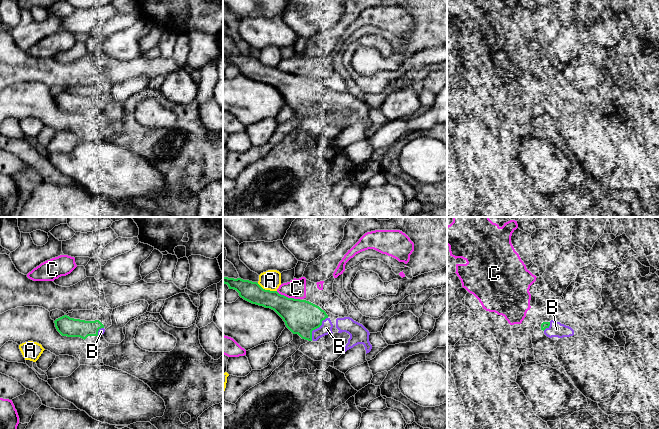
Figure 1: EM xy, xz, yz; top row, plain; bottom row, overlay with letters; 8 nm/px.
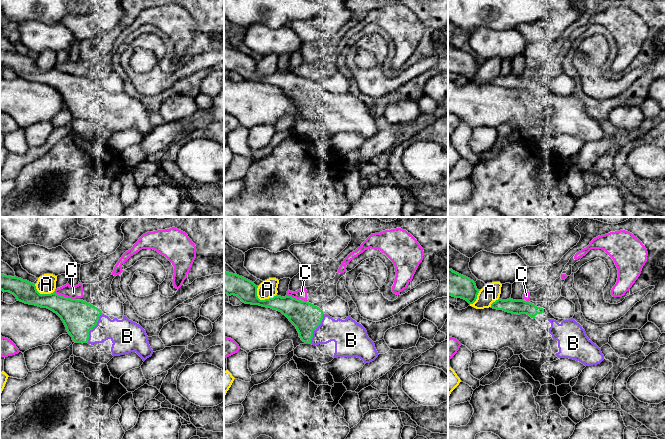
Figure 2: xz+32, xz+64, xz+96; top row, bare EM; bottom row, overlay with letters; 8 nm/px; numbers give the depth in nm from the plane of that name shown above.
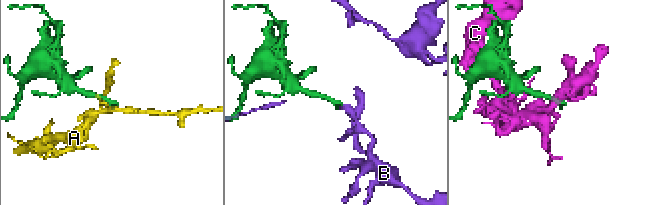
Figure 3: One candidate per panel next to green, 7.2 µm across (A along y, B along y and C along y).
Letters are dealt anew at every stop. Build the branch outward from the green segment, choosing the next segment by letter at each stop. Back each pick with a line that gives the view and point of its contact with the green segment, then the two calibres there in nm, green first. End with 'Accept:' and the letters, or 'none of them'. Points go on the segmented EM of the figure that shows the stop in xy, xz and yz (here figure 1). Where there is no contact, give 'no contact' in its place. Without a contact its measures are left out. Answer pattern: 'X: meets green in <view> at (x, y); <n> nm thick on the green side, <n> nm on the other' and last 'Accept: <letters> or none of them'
B: meets green in xz at (316, 328); 280 nm thick on the green side, 100 nm on the other
Accept: B

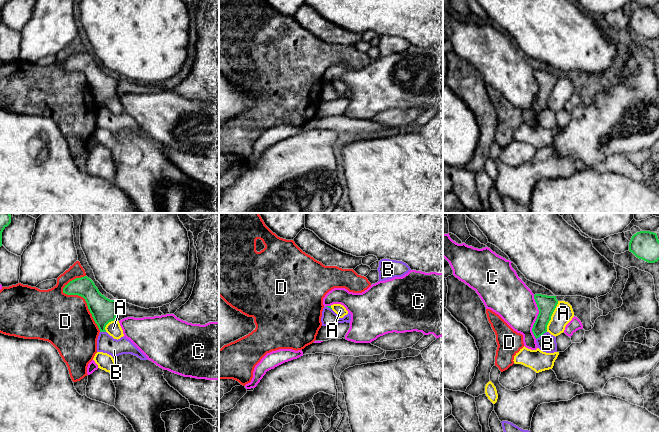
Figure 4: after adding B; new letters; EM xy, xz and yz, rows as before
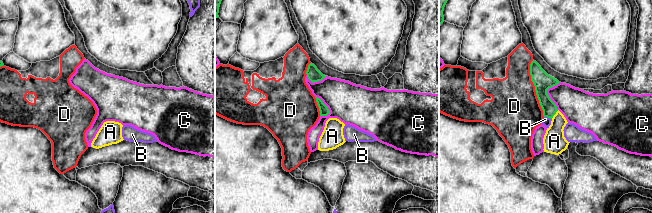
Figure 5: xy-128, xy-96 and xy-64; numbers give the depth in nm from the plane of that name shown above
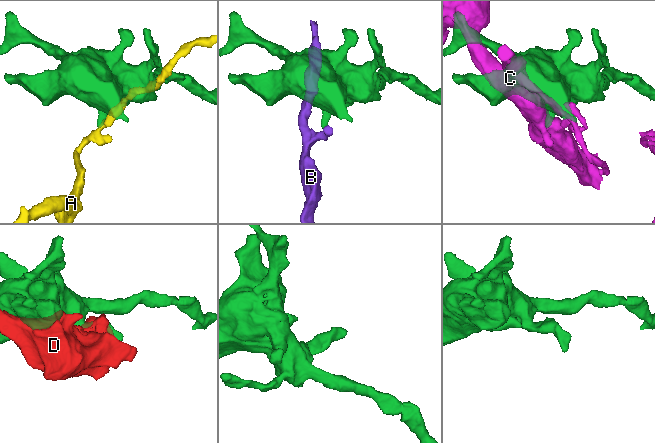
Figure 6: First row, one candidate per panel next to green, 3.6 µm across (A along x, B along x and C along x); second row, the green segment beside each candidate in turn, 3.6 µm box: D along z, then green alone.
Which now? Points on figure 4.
Accept: none of them

